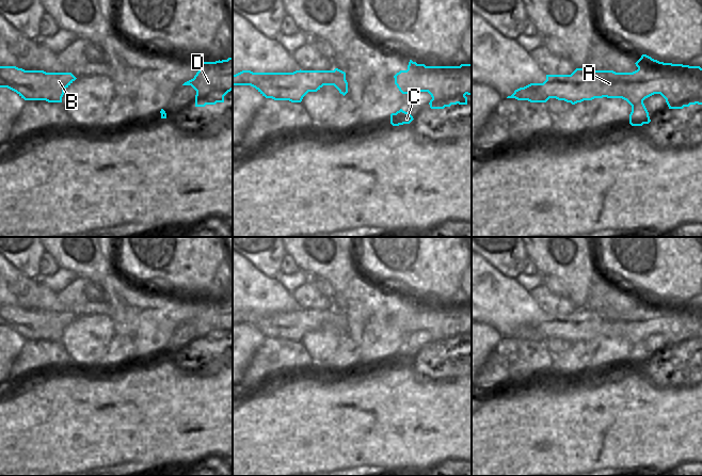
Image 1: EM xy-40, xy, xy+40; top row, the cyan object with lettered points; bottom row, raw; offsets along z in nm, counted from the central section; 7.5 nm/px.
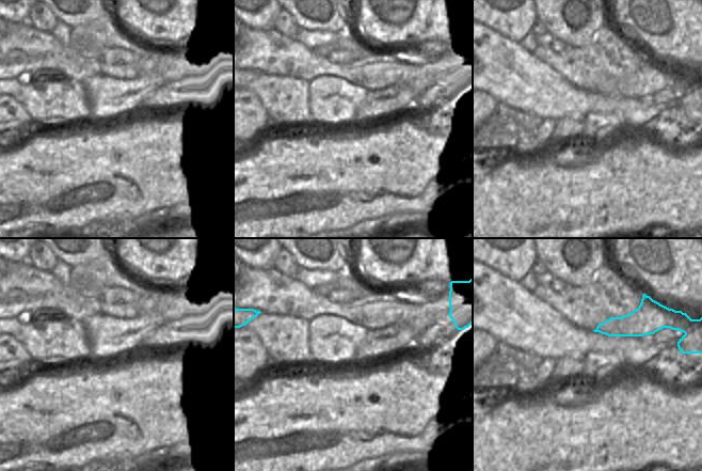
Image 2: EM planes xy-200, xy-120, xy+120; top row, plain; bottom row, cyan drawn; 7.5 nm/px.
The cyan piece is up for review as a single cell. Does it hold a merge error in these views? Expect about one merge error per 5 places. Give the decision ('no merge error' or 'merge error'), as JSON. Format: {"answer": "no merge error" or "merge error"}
{"answer": "no merge error"}

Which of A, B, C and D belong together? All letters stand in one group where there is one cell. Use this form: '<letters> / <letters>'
A B C D

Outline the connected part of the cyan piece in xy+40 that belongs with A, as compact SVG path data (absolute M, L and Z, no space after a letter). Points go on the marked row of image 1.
M642 54L635 64L638 69L633 73L576 68L571 75L546 75L543 83L530 83L520 88L507 98L530 102L546 102L549 98L556 98L572 105L594 98L622 98L632 106L629 114L632 126L642 126L651 122L643 100L654 94L660 94L666 99L669 109L702 105L702 68L700 66L664 63L647 54Z

